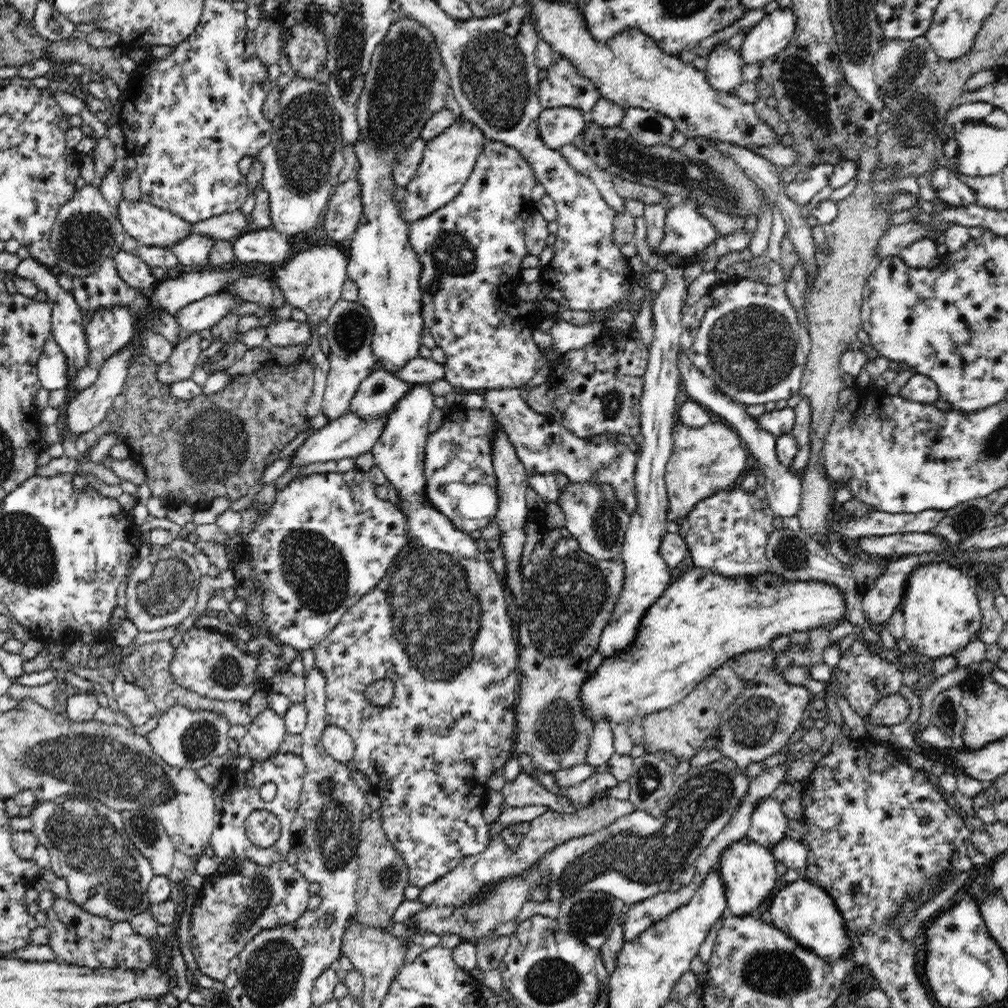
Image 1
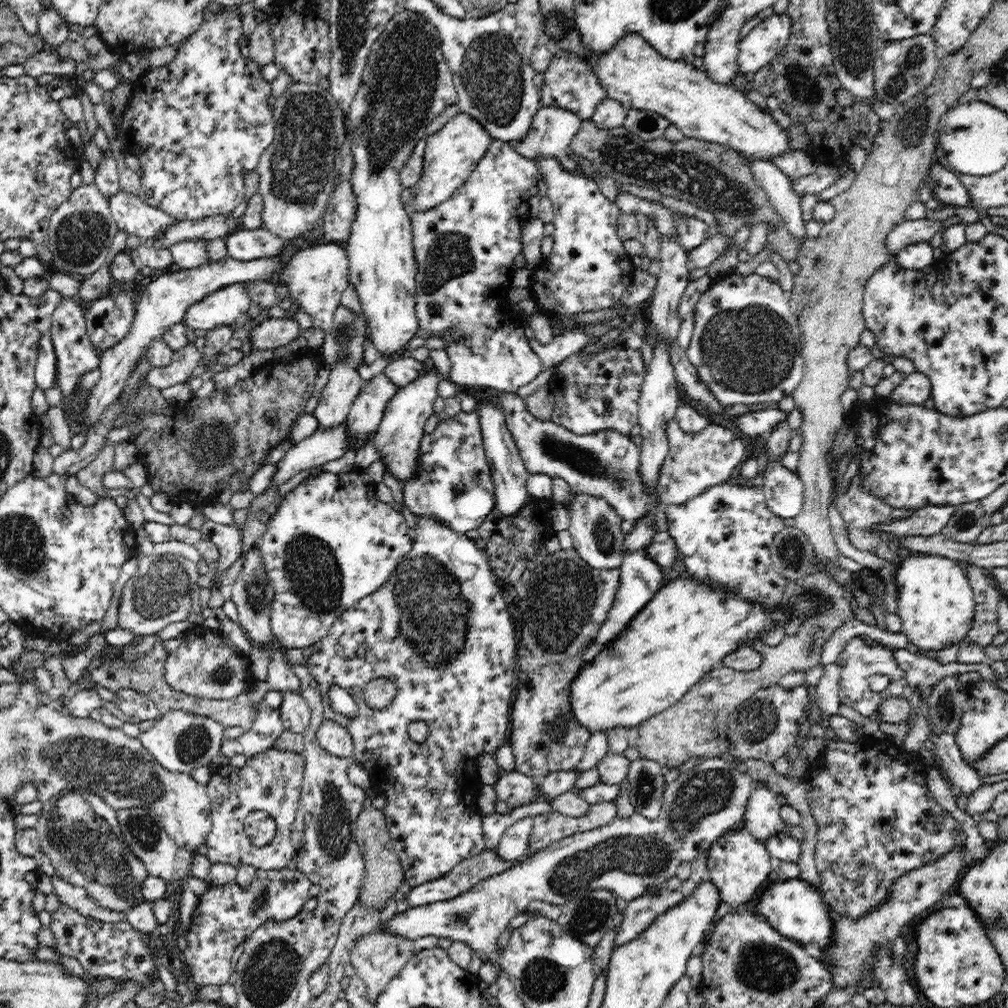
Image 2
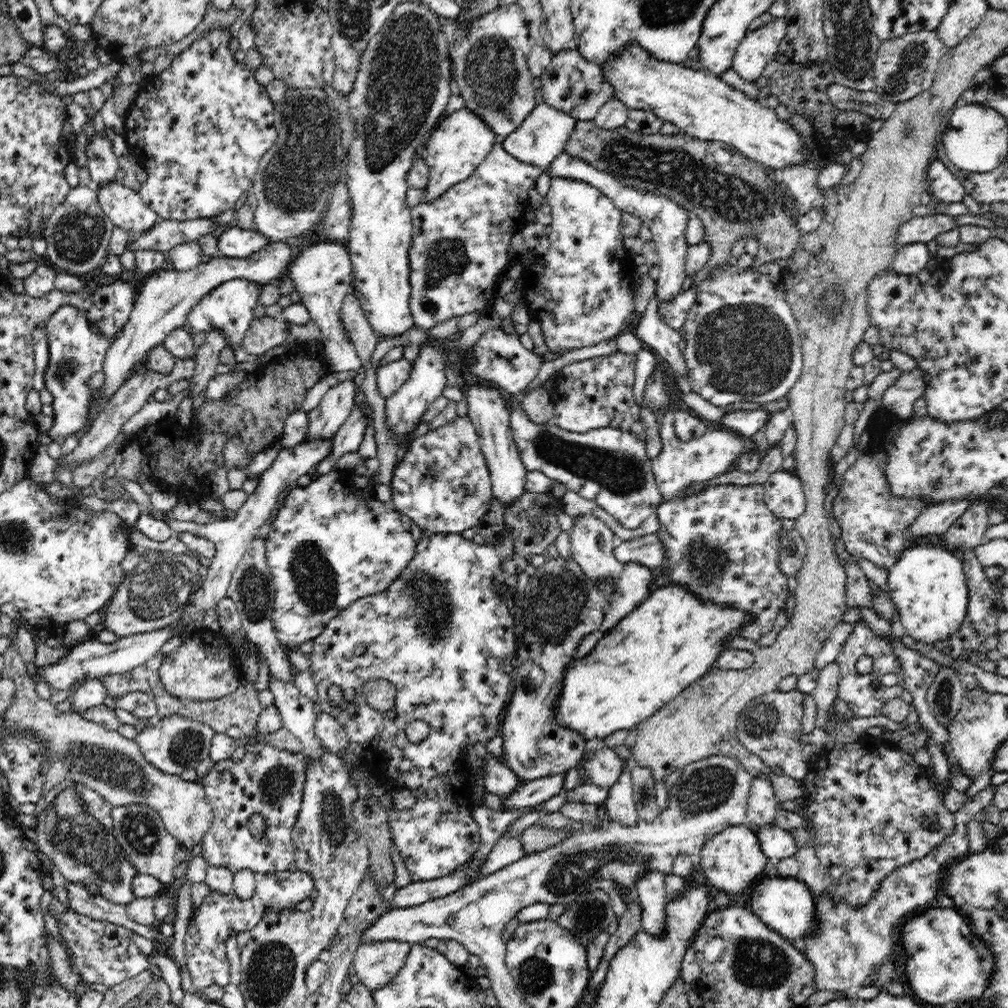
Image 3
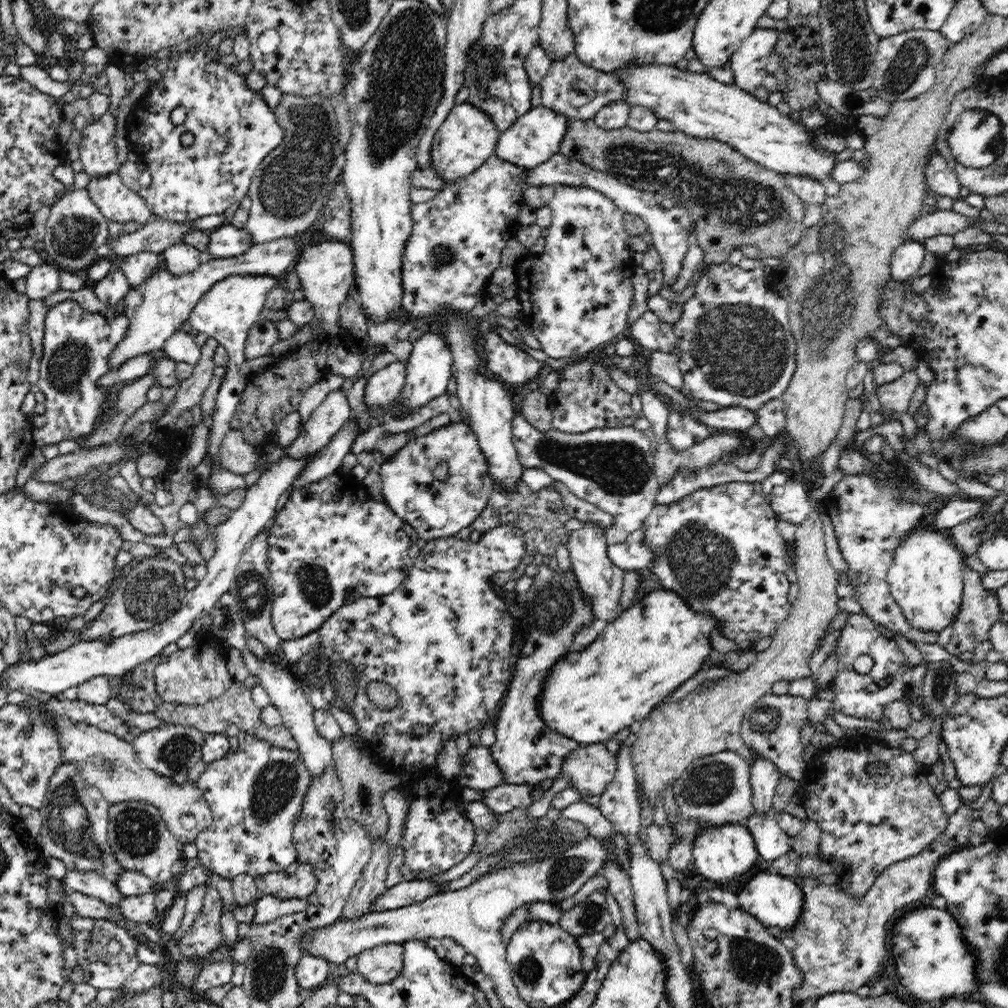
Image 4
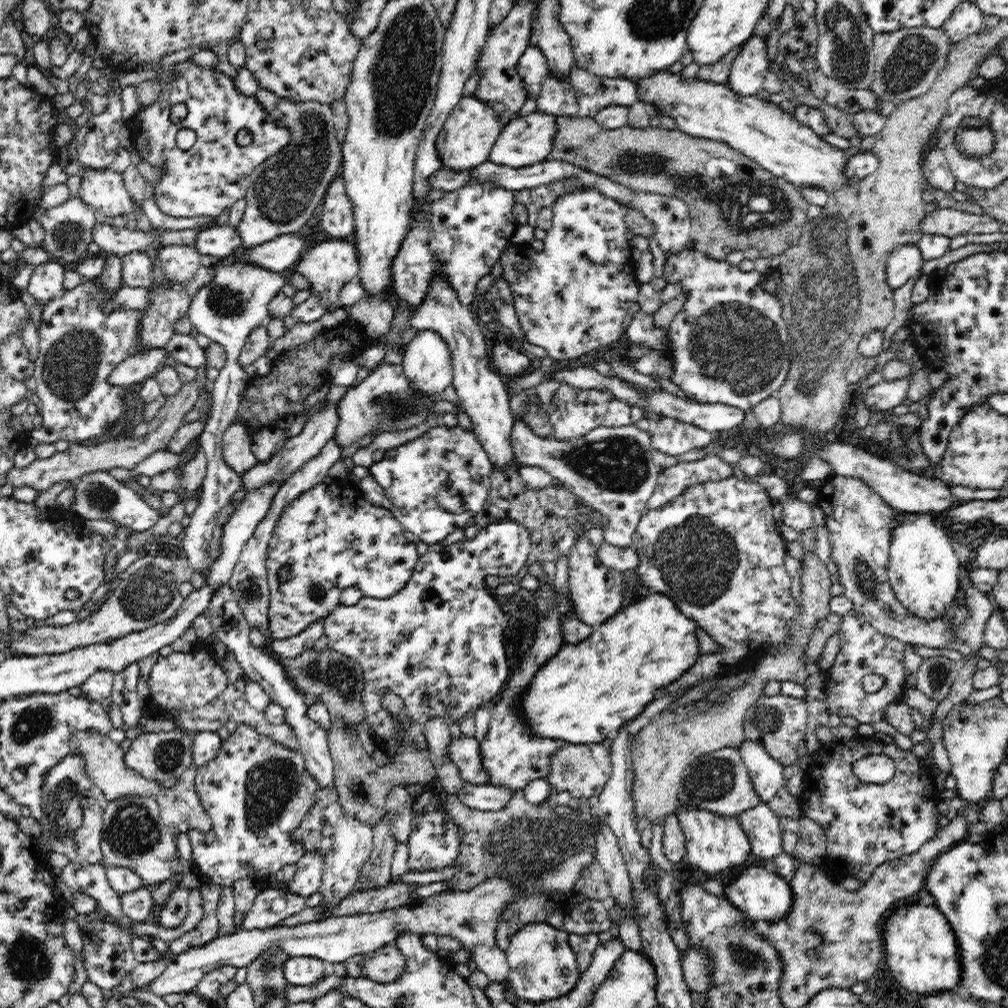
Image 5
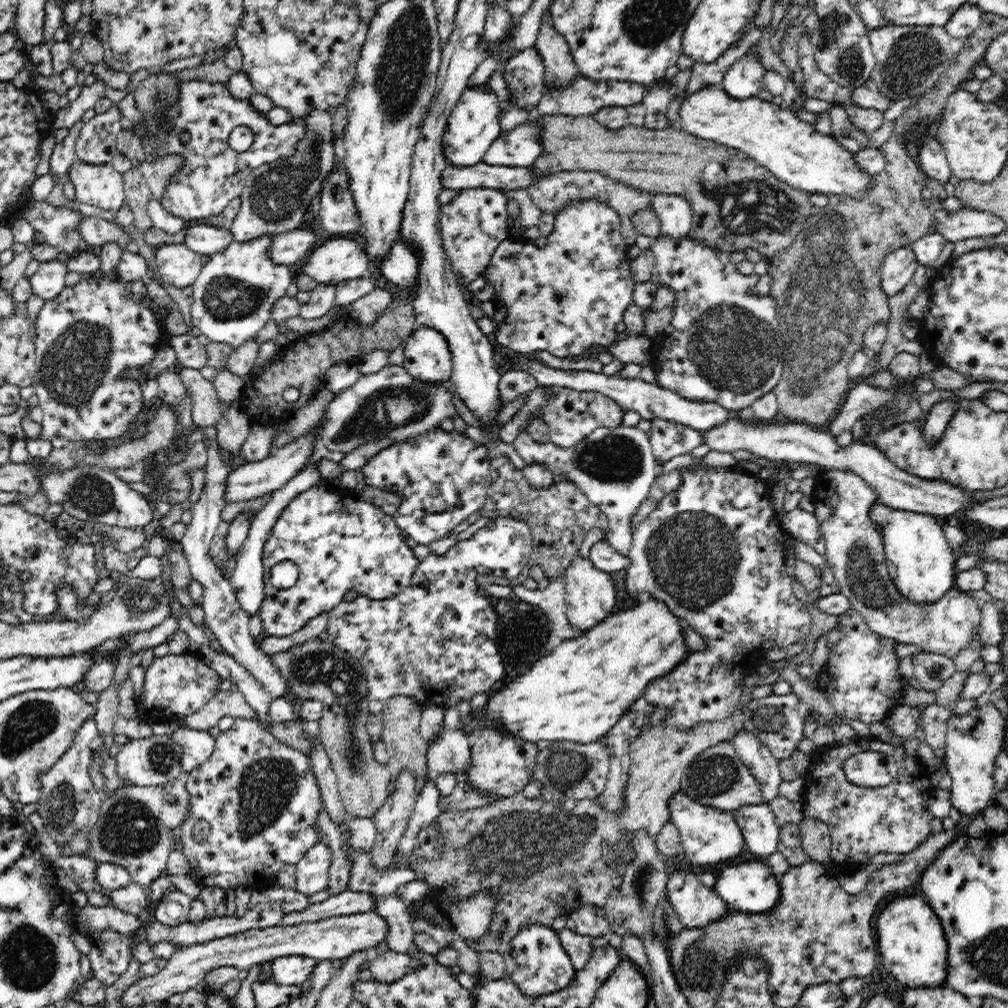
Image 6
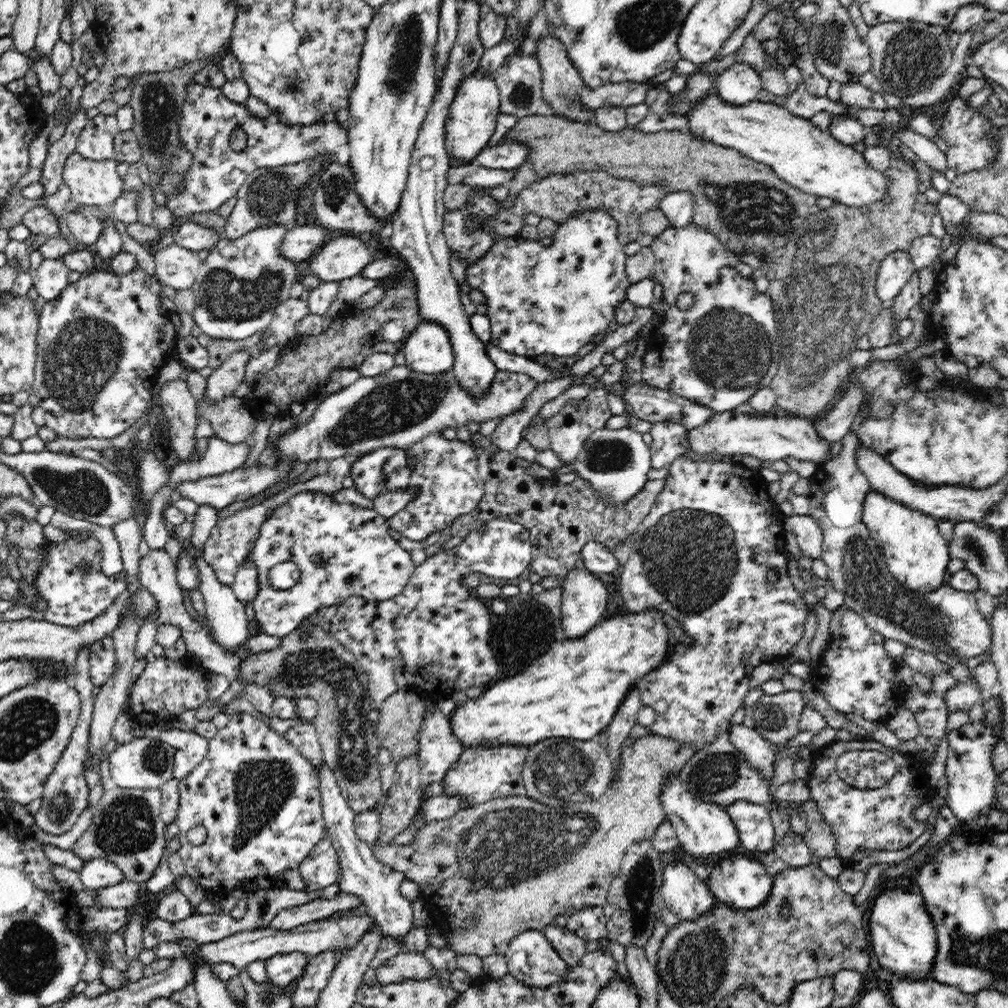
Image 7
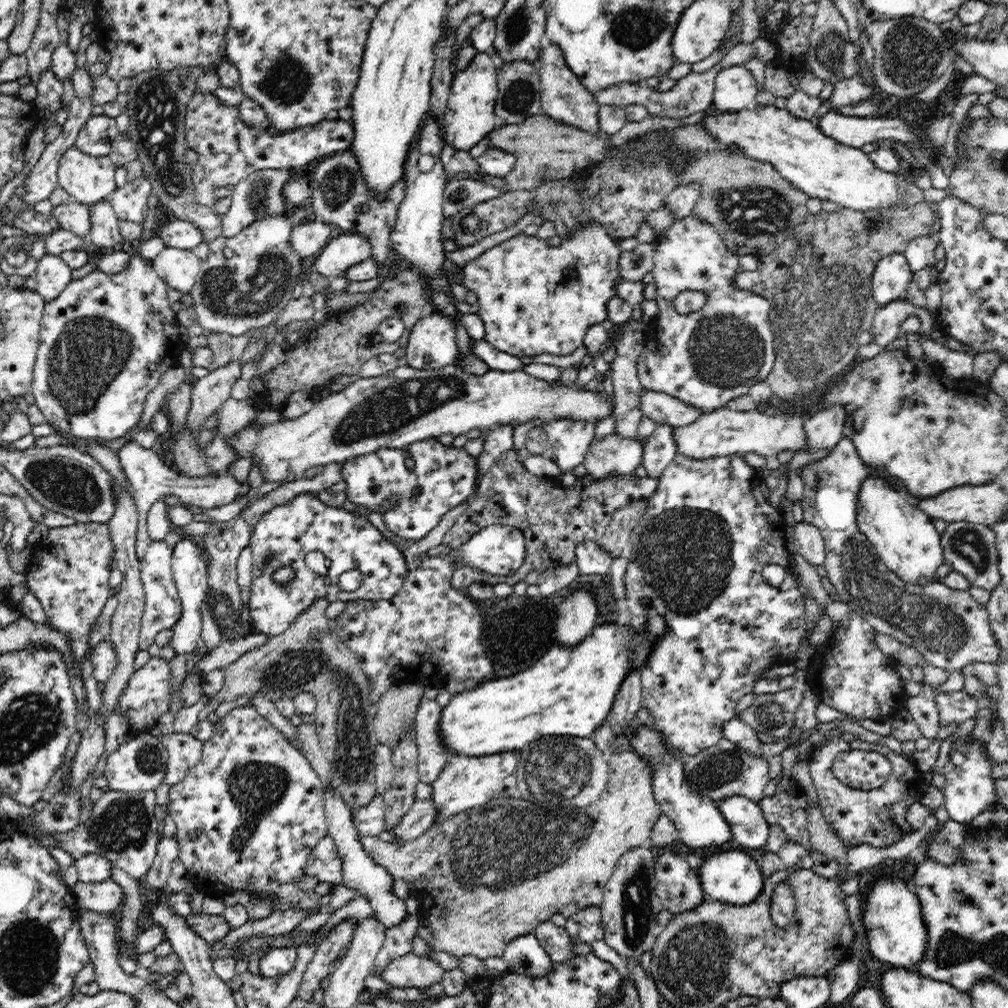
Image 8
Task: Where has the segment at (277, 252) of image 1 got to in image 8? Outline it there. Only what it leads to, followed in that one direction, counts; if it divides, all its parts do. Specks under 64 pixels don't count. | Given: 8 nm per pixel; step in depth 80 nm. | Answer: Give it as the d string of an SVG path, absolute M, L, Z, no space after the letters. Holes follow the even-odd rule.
M180 219L164 222L154 228L156 237L164 242L166 247L191 250L203 242L200 229Z

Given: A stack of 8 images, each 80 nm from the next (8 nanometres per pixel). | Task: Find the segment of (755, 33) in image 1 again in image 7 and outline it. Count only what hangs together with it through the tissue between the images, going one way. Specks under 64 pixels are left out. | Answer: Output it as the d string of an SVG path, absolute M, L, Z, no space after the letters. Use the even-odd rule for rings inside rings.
M735 62L715 78L717 96L729 106L744 106L756 101L762 90L761 77L746 63Z

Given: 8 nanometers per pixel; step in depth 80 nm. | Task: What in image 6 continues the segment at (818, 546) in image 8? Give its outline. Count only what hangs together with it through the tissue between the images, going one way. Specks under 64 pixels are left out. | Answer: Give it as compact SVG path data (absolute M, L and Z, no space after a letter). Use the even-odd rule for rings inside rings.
M796 508L780 515L781 526L804 544L814 546L821 538L821 532L816 516Z

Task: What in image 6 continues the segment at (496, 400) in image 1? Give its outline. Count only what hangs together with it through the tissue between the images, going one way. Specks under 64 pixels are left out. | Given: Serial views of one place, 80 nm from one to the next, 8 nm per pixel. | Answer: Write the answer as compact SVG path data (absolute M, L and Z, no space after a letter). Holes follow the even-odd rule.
M637 426L600 427L572 448L556 446L552 441L538 443L526 431L522 431L513 446L527 465L544 465L555 475L568 476L568 481L575 482L588 500L609 518L606 536L608 543L618 554L629 556L634 529L634 526L630 525L630 518L650 492L650 486L654 484L656 475L661 470L646 431L638 429Z

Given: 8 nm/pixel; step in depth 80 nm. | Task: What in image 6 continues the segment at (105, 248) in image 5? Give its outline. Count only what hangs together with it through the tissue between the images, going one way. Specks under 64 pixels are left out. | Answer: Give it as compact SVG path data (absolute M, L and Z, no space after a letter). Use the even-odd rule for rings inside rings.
M80 214L80 220L78 220L78 233L89 246L102 247L106 242L116 242L124 250L131 235L105 219L84 214Z

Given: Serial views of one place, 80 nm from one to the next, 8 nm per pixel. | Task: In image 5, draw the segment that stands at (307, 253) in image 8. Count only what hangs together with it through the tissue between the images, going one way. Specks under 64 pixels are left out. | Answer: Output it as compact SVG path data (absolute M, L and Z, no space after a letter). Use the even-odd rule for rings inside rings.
M296 233L281 235L256 246L254 250L248 250L245 258L257 262L258 266L264 266L268 270L288 272L288 268L297 264L304 256L302 254L306 244L304 236L298 236Z

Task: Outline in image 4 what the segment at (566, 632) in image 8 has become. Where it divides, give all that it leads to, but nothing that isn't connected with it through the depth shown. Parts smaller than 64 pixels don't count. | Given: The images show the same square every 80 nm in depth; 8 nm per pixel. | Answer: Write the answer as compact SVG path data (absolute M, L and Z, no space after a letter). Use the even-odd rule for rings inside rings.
M596 525L573 530L566 545L570 555L570 568L576 574L583 600L591 604L594 622L608 624L617 619L619 614L624 612L624 609L620 607L620 597L622 597L624 578L626 578L627 572L618 568L608 559L604 530L597 528Z

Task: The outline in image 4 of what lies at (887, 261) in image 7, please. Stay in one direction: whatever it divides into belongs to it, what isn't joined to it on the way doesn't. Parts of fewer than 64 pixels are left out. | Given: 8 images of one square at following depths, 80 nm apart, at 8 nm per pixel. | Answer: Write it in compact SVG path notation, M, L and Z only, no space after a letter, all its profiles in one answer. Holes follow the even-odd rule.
M910 241L894 250L890 262L892 281L904 283L916 274L924 262L925 248L918 241Z

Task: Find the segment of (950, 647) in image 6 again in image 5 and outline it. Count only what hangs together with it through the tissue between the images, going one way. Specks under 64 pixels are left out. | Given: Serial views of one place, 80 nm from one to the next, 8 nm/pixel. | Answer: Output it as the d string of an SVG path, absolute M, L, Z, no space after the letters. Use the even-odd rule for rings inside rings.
M831 472L828 478L817 489L816 503L821 507L826 529L829 533L830 557L835 564L833 574L838 579L838 583L844 587L843 596L849 598L853 603L853 610L861 613L866 621L880 634L896 638L907 646L924 646L931 649L946 649L950 644L958 640L957 630L972 616L972 611L968 609L966 600L959 602L957 598L944 610L942 615L934 619L922 619L910 613L894 593L887 576L889 556L890 556L890 530L898 526L898 518L902 516L902 511L897 511L887 505L882 497L874 492L862 479L842 476Z

